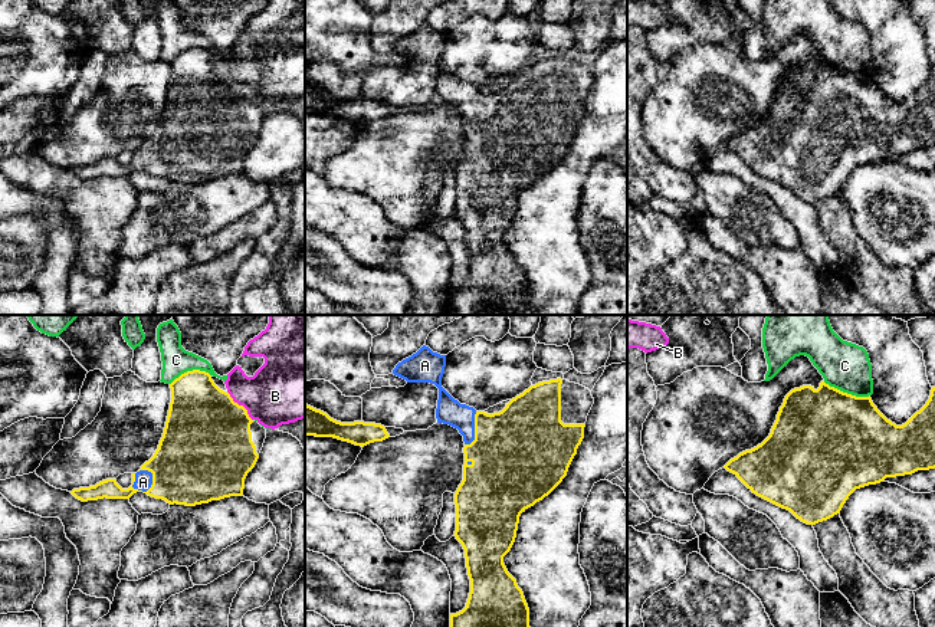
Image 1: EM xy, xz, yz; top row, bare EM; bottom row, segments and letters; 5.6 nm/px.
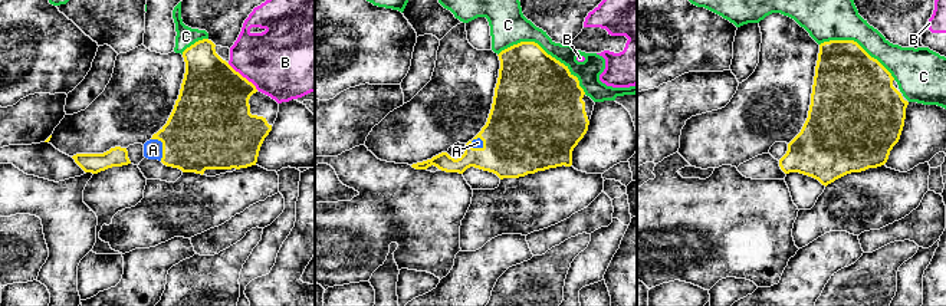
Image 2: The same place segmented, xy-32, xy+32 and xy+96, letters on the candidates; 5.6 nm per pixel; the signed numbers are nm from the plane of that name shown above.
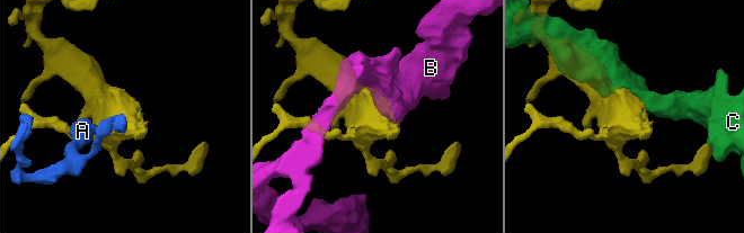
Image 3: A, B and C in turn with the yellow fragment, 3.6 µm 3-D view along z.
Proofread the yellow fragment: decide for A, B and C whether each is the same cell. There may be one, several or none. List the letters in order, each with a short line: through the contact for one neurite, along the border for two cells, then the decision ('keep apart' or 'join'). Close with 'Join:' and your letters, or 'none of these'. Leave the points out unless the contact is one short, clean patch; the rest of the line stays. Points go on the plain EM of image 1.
A: line xy (187, 145), (160, 156), (148, 167), (143, 160); join
B: keep apart
C: keep apart
Join: A

